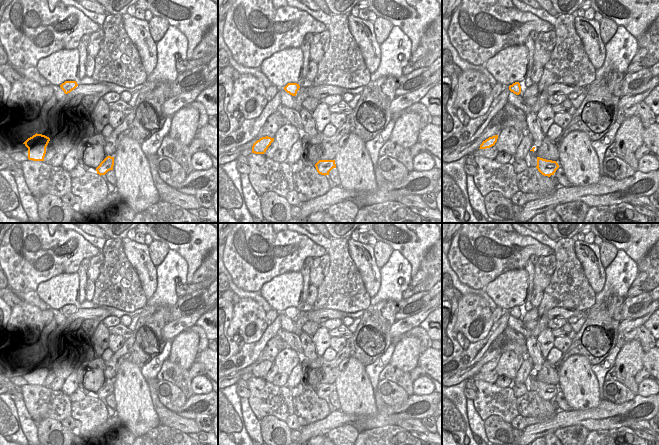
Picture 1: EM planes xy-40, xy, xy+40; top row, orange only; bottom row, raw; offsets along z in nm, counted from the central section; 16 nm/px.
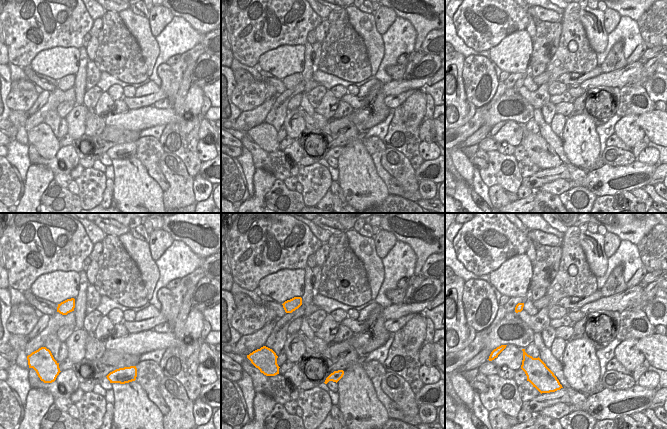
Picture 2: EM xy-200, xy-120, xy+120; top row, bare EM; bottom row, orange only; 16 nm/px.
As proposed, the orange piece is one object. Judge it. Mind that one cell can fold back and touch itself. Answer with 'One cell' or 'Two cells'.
One cell

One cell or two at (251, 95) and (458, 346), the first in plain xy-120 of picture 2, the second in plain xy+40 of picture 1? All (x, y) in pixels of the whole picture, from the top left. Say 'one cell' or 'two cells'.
two cells

